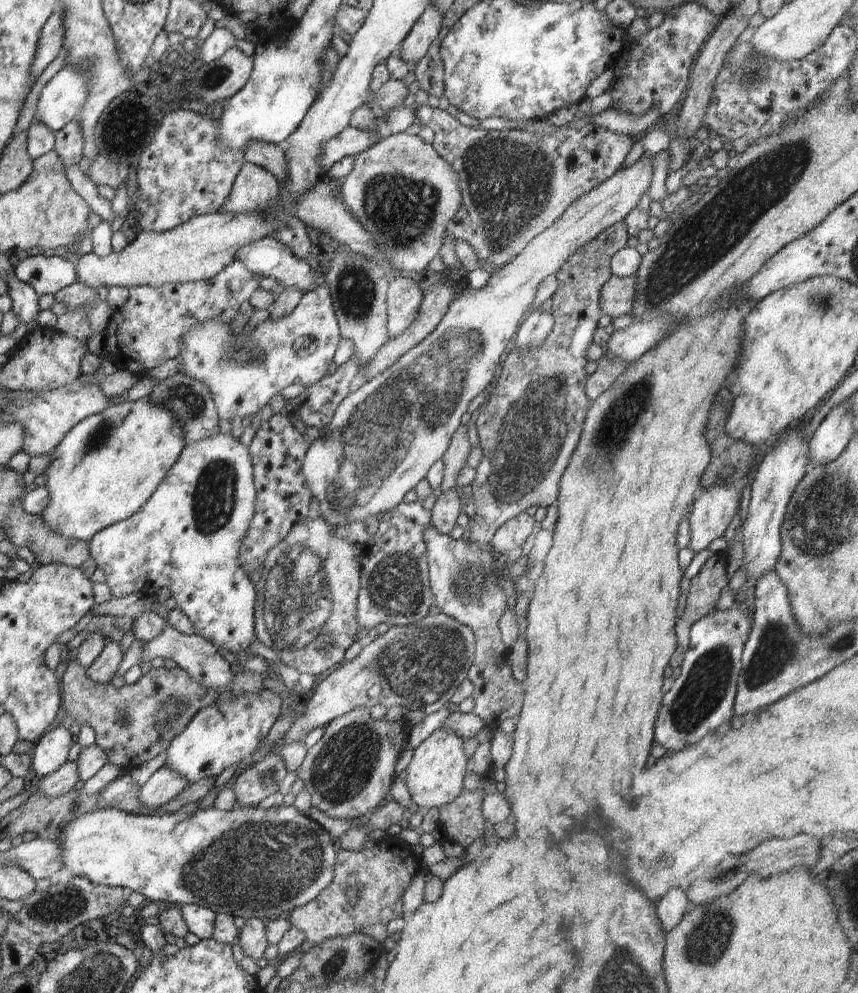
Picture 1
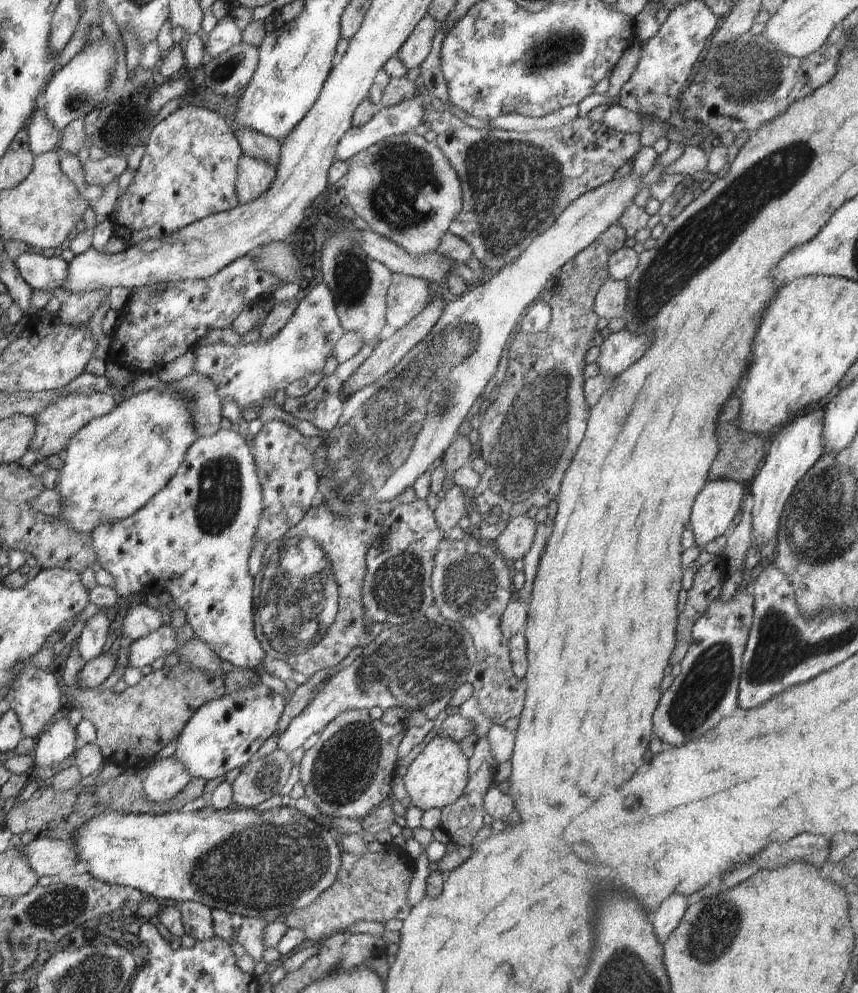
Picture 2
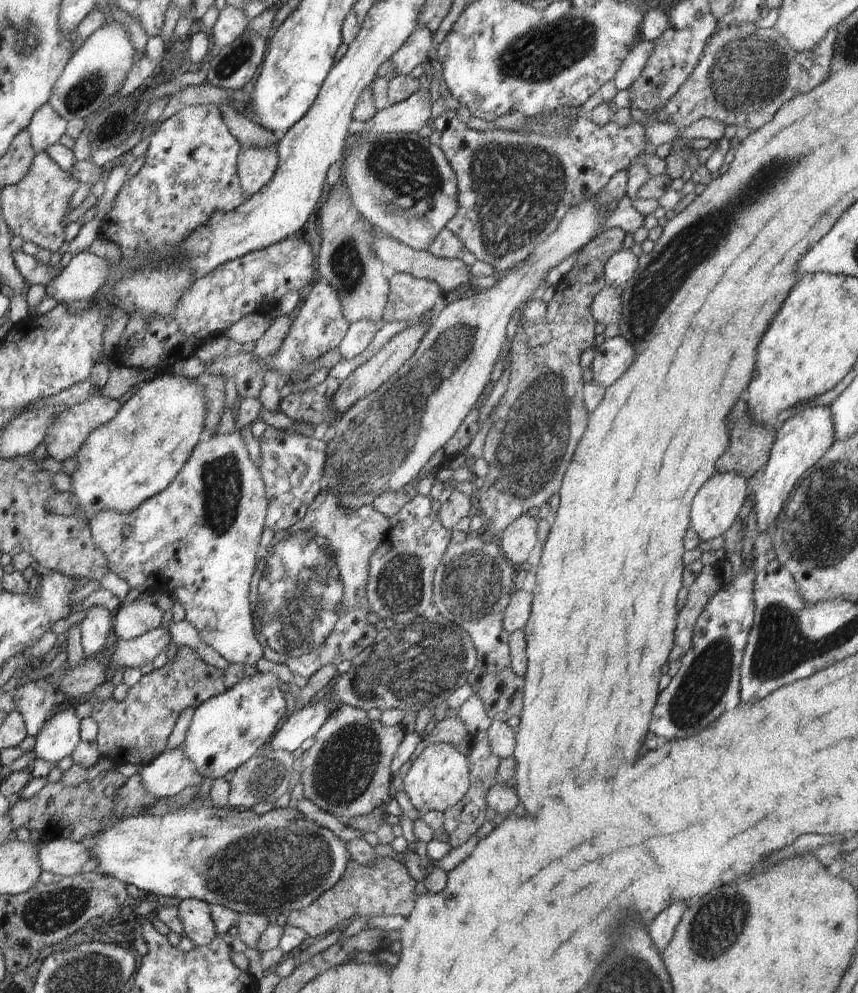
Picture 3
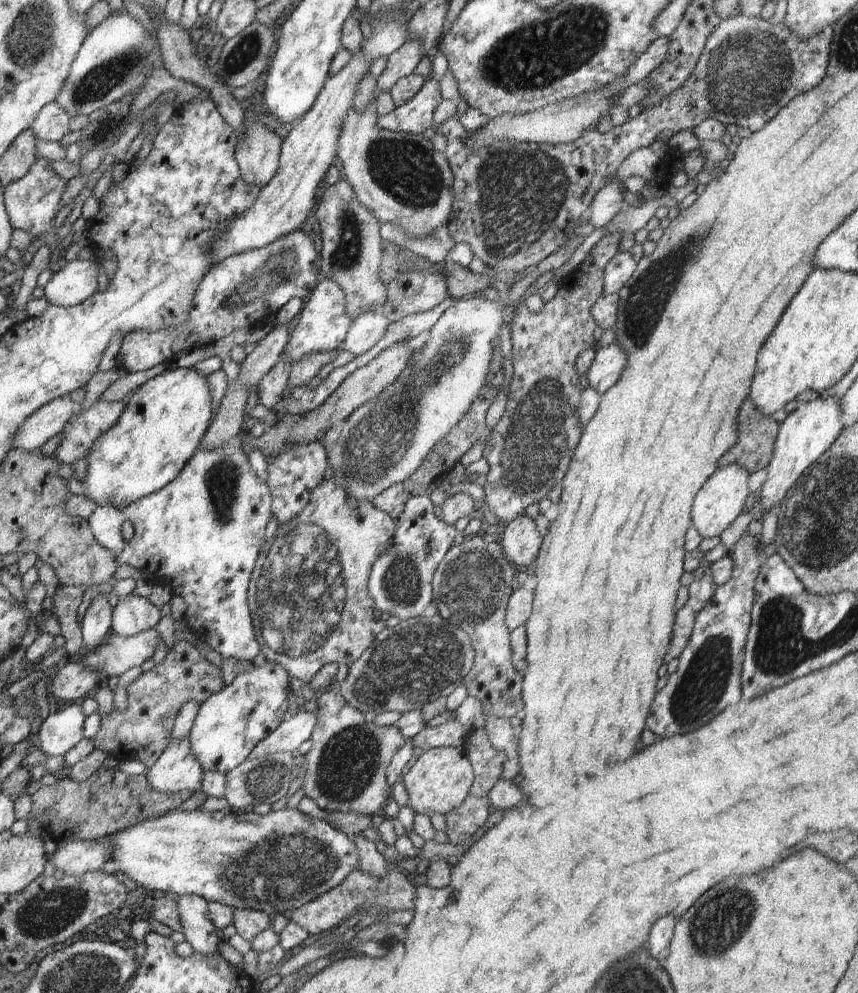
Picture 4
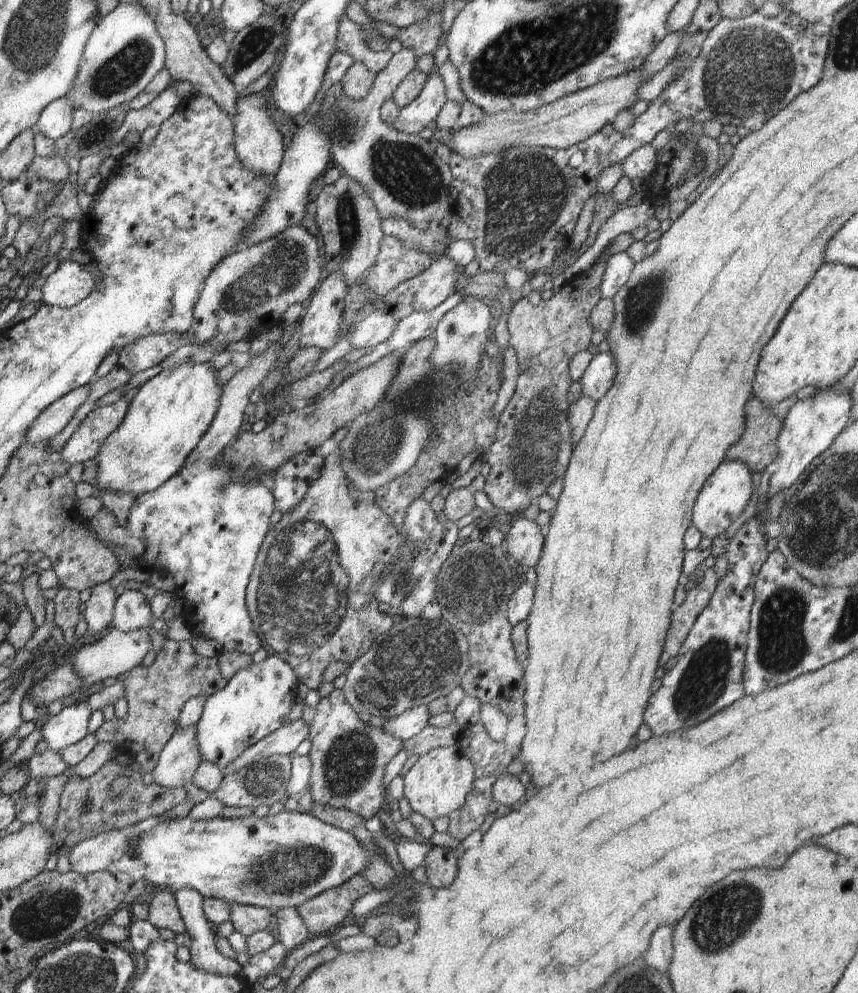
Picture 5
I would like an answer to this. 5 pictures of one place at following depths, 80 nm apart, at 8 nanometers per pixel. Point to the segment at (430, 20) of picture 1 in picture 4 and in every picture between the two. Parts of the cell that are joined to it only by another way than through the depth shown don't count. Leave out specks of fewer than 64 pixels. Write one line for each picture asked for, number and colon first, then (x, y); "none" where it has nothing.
2: (413, 52)
3: (416, 50)
4: (402, 63)

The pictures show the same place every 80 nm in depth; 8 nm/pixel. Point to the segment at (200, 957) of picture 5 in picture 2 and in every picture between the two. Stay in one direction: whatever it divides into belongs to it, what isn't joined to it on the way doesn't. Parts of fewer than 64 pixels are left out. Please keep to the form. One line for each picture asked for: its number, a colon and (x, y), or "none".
2: (196, 917)
3: (195, 916)
4: (201, 934)

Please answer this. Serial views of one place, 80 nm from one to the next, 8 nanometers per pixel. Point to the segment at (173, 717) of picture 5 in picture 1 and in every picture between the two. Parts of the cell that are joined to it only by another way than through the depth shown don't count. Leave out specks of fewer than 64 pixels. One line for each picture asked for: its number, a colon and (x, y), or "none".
1: (125, 720)
2: (133, 726)
3: (136, 730)
4: (141, 731)

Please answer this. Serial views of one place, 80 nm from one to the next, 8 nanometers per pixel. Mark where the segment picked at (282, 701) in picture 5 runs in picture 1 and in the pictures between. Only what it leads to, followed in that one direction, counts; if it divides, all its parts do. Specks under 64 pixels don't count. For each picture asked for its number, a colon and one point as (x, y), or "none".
1: (217, 737)
2: (222, 735)
3: (225, 731)
4: (228, 726)

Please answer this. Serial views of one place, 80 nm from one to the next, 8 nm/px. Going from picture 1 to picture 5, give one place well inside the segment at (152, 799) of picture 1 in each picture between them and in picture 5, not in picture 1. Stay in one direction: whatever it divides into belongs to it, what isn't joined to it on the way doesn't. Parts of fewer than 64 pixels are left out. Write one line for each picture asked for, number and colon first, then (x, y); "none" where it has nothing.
2: (167, 777)
3: (173, 771)
4: (176, 770)
5: (180, 758)

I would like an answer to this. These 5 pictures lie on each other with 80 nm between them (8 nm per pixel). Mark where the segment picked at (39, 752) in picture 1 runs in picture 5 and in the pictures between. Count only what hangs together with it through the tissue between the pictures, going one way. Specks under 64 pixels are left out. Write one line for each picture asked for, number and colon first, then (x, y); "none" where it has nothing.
2: (58, 741)
3: (60, 734)
4: (60, 732)
5: (71, 725)

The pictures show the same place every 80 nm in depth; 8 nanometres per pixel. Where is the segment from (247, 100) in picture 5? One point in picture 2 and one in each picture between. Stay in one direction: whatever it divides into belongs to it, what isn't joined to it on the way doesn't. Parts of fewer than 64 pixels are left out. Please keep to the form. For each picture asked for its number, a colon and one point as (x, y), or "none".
2: (254, 176)
3: (256, 165)
4: (258, 149)

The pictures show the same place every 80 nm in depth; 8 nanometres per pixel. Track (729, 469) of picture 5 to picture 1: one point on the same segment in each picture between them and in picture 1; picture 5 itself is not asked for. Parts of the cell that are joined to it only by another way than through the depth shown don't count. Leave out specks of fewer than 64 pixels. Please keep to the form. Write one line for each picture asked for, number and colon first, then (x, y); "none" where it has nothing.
1: (712, 511)
2: (712, 512)
3: (716, 506)
4: (717, 505)

